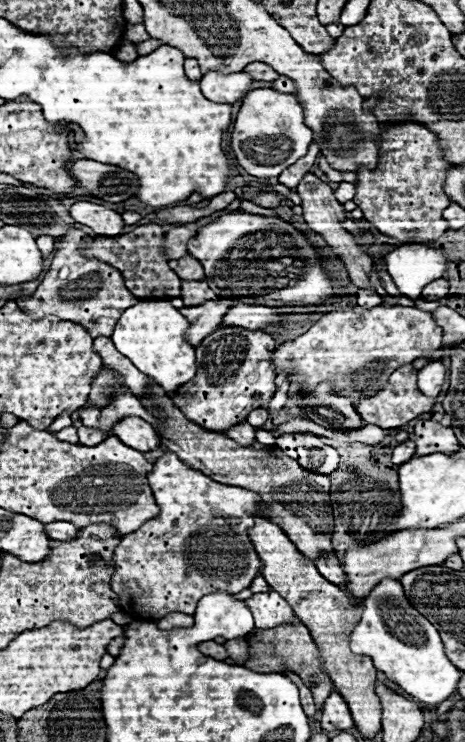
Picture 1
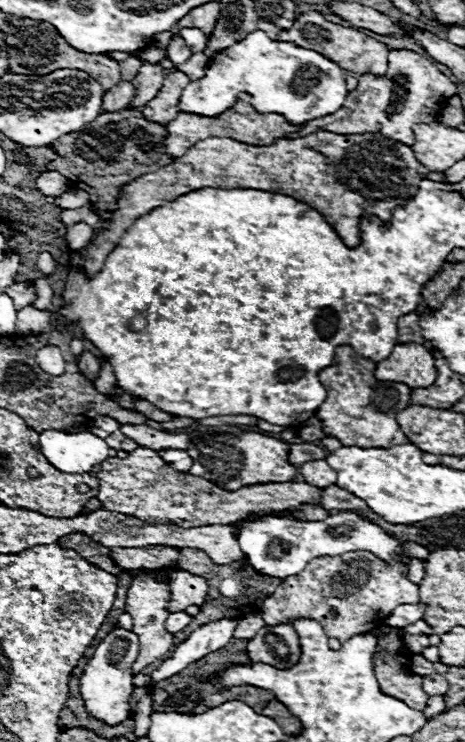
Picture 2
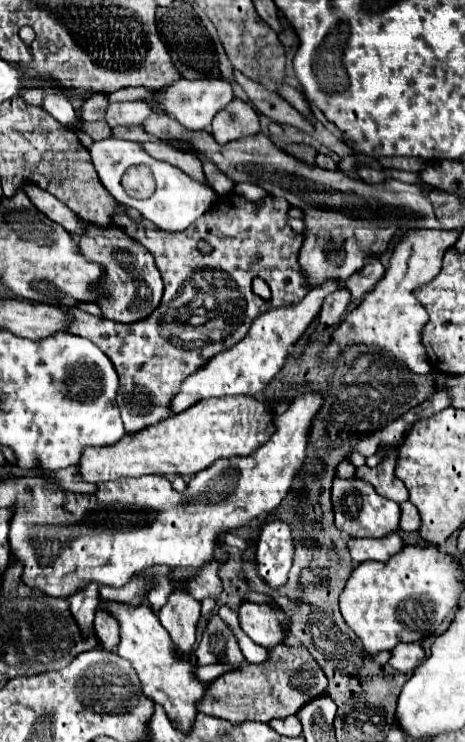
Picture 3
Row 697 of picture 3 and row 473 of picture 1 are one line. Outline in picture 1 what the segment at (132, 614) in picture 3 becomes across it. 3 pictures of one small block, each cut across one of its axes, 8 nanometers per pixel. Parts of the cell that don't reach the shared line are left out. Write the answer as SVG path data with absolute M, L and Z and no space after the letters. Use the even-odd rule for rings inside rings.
M164 454L154 462L148 482L160 514L144 522L136 532L122 536L114 552L116 572L112 588L126 604L124 612L140 620L160 620L170 612L194 614L196 602L214 590L238 594L248 588L250 580L260 572L260 560L250 546L250 538L236 534L234 526L210 518L232 516L234 524L252 516L266 518L258 508L258 498L250 490L214 482L202 472L188 468L174 454ZM200 518L210 522L194 526Z

